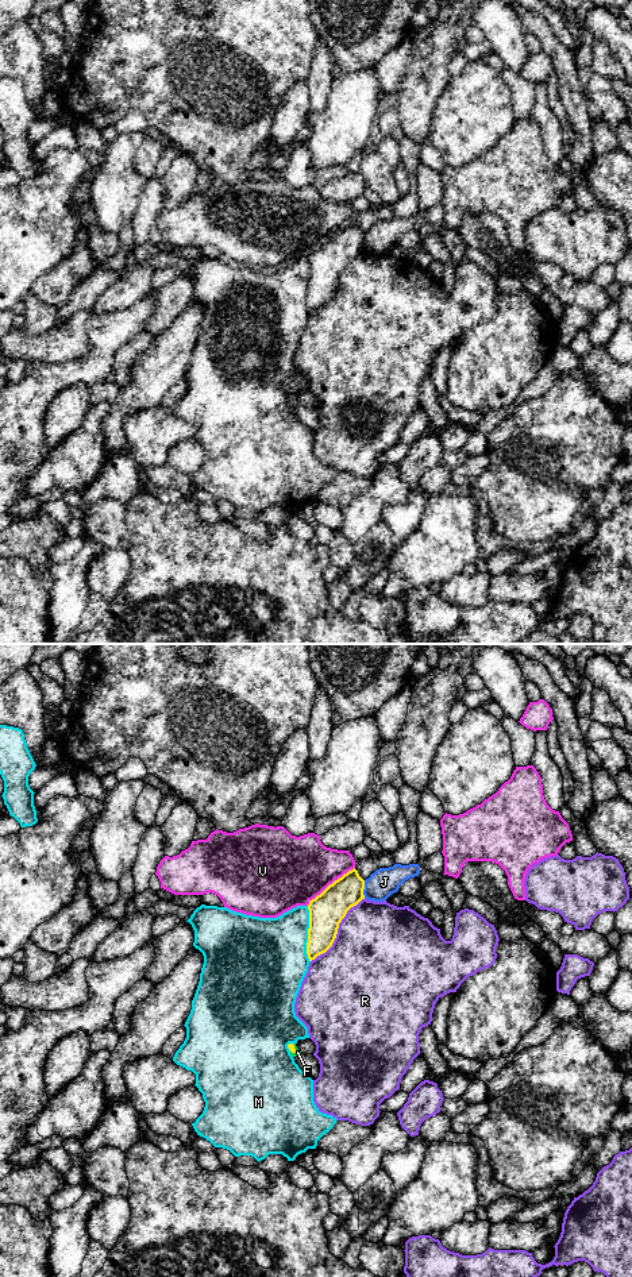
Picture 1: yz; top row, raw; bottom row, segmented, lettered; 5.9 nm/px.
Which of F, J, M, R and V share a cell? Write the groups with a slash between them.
F / J / M / R / V

